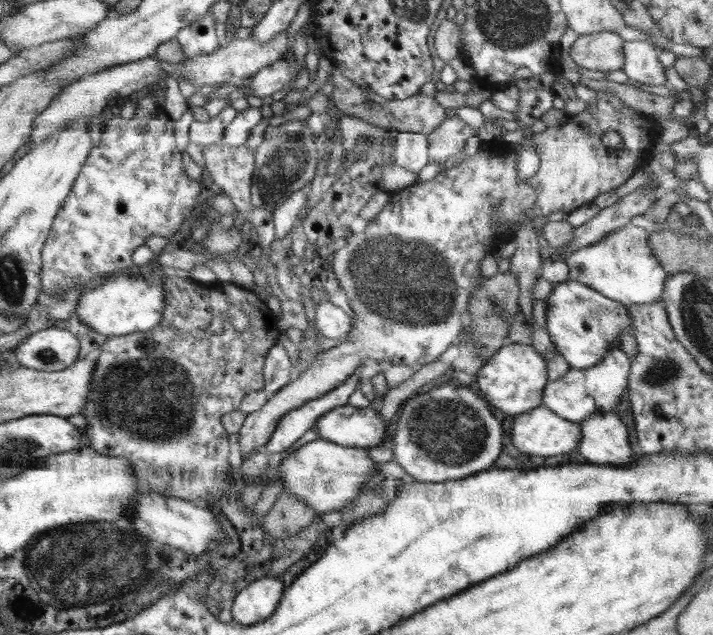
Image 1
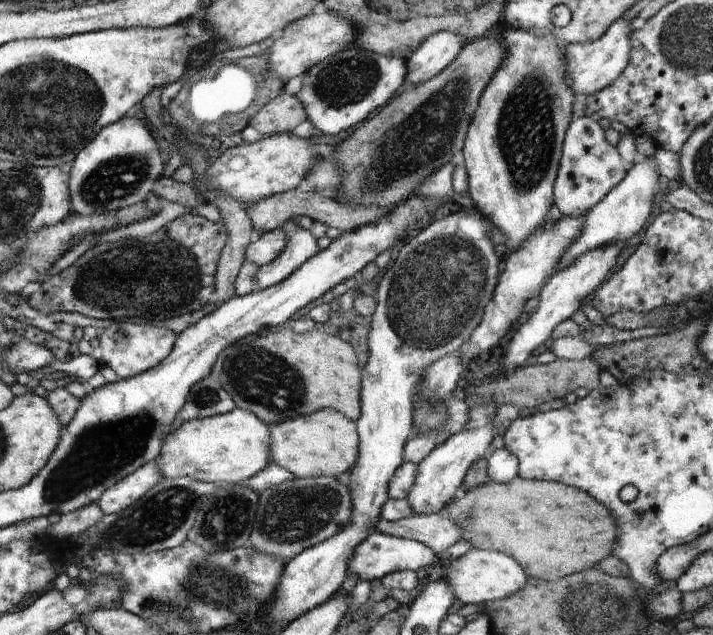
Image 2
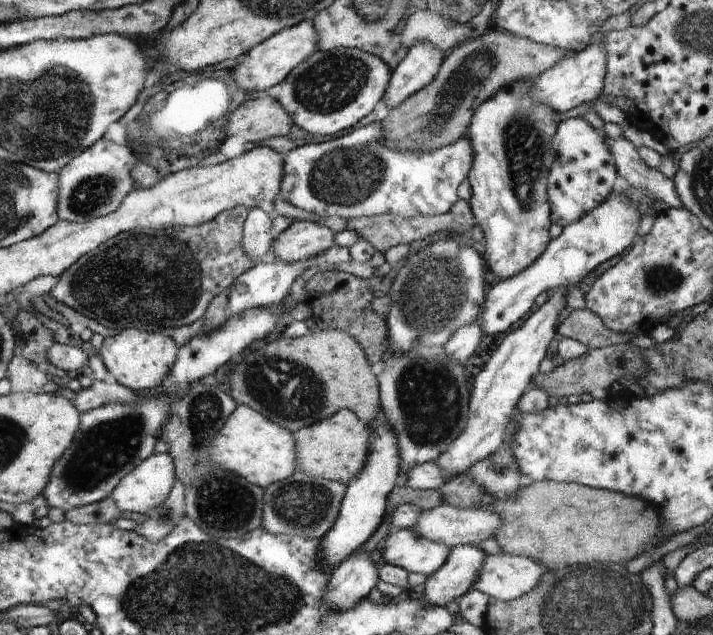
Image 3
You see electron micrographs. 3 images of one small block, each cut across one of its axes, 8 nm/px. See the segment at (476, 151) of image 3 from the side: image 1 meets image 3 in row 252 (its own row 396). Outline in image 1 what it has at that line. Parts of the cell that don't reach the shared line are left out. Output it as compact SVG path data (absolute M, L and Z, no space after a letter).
M509 344L499 348L474 375L475 390L480 392L484 399L512 417L532 410L541 405L543 388L548 382L547 364L543 356L532 345Z

